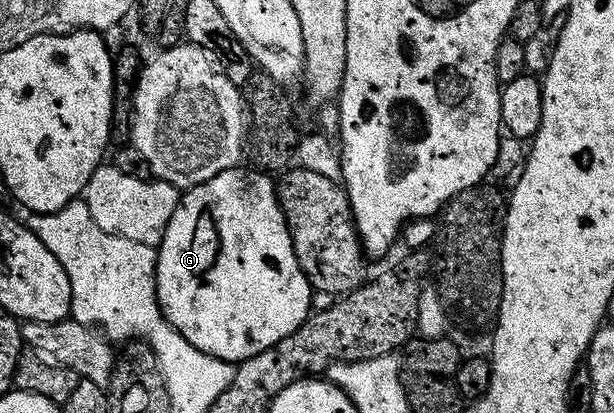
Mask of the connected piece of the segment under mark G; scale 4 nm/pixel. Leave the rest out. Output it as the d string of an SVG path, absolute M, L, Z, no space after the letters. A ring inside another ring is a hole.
M237 166L230 170L222 170L222 174L214 174L214 178L187 189L181 195L174 214L170 214L170 222L162 234L162 242L156 248L156 297L160 303L162 314L168 319L170 326L174 326L174 330L178 330L178 334L182 334L182 338L186 338L186 342L190 342L190 346L194 346L214 358L229 362L245 360L274 346L274 342L286 338L292 332L297 332L300 325L308 319L313 311L314 289L309 284L306 274L298 266L298 258L294 254L288 223L283 210L280 209L280 200L276 196L276 184L273 177L255 167L244 167Z

